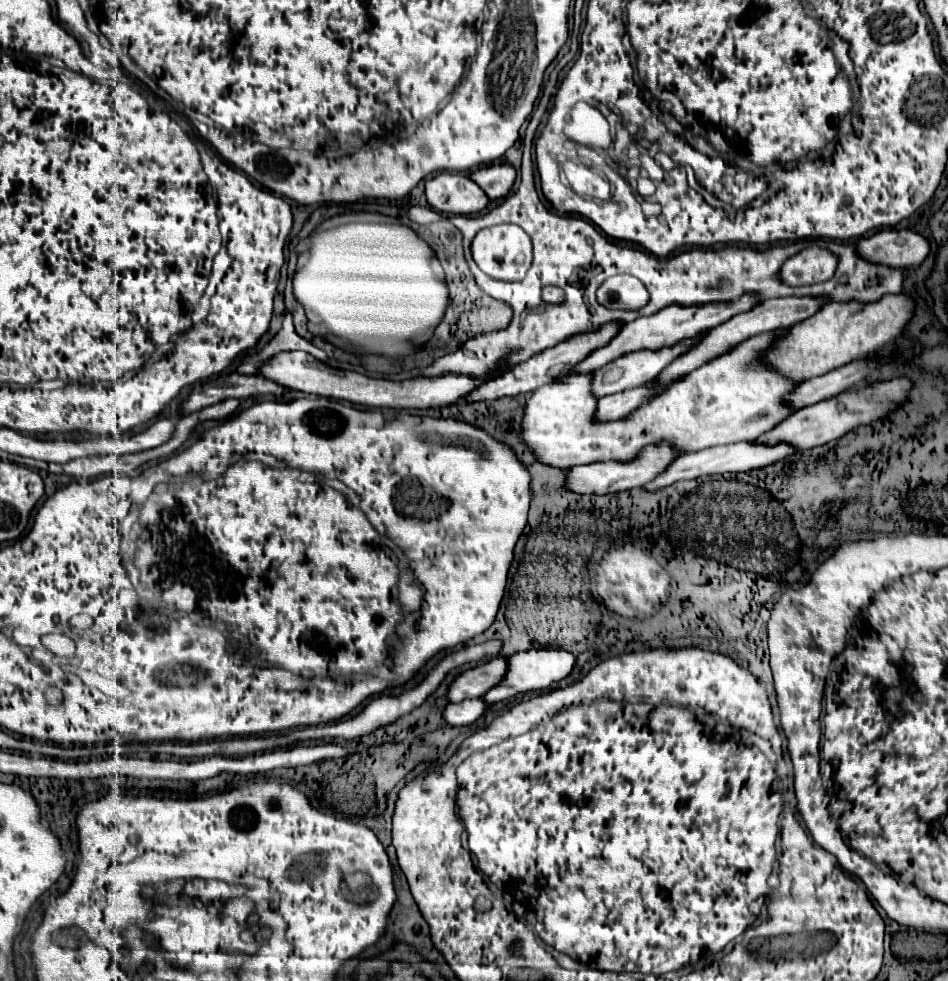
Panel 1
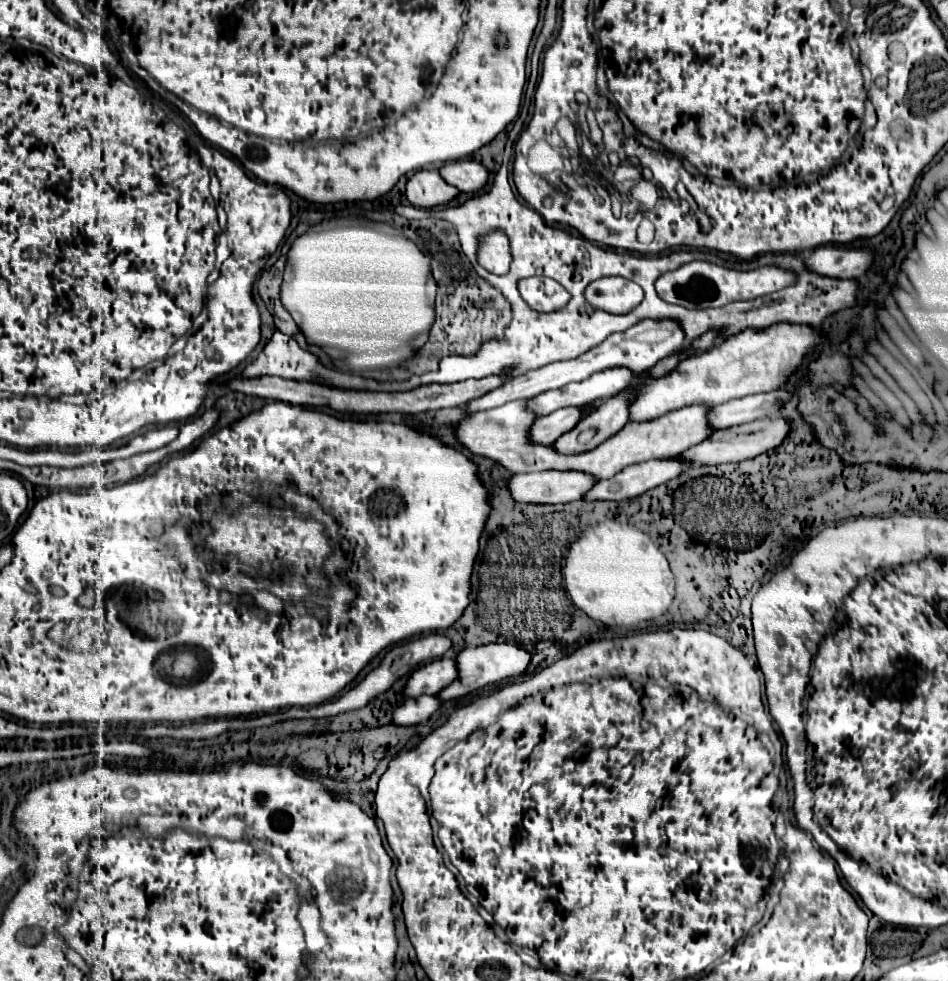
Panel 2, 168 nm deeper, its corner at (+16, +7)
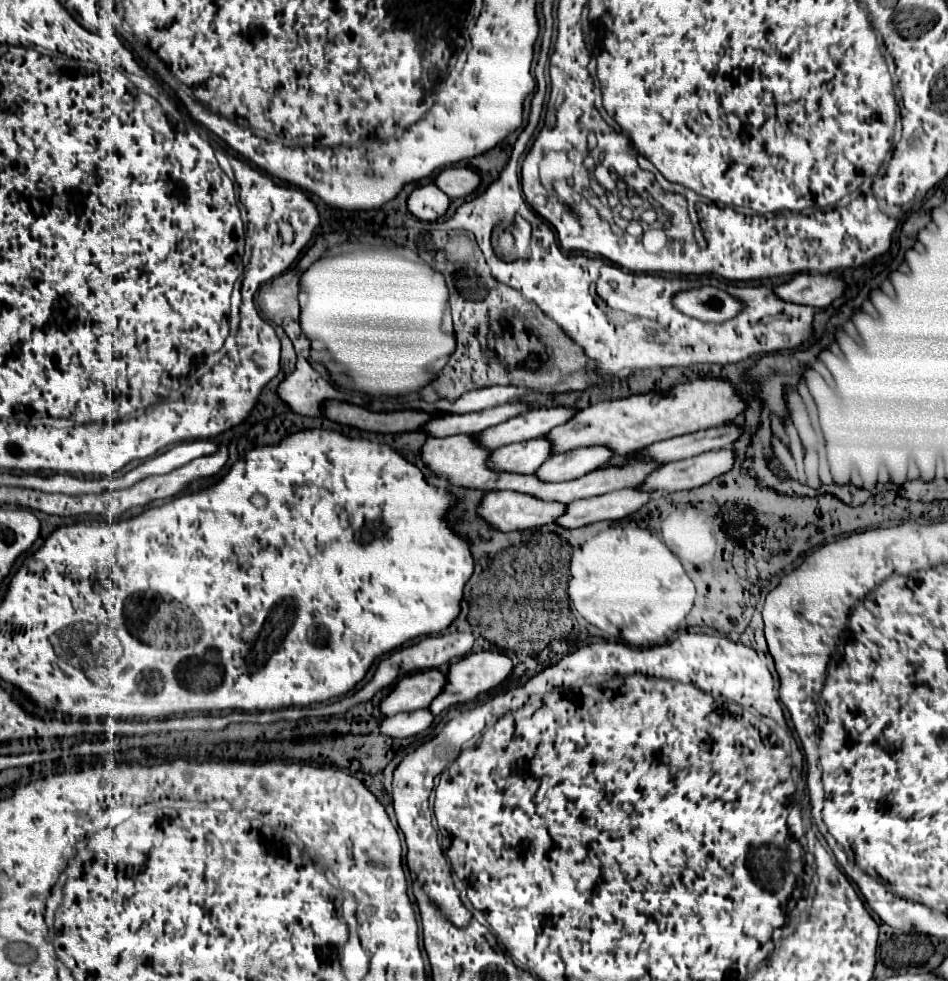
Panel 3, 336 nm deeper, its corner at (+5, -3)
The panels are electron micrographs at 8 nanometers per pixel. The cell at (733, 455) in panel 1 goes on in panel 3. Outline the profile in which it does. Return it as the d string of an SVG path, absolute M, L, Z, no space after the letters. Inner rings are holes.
M625 488L619 492L571 502L567 512L555 518L555 524L567 530L573 530L601 520L621 520L637 512L647 502L649 502L647 492L639 492L637 488Z

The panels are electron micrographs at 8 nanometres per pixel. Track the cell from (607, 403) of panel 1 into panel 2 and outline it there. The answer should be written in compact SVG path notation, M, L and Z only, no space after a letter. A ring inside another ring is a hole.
M580 406L580 408L564 408L564 410L556 410L548 416L542 416L534 422L532 430L530 430L530 438L538 444L552 444L556 442L562 434L566 434L568 430L572 430L584 416L590 414L590 406Z

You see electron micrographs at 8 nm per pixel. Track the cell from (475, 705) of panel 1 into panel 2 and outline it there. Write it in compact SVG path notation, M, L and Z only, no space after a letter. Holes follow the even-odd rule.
M420 696L420 698L406 698L400 708L394 710L394 722L400 726L414 726L420 722L428 722L430 716L440 710L442 700L438 696Z

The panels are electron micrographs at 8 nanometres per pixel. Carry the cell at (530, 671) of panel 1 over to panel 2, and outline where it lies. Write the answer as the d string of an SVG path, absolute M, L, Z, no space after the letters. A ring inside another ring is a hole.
M486 644L486 646L476 646L476 648L466 648L458 654L456 662L458 662L458 680L452 682L448 688L444 688L438 696L444 698L444 700L454 700L454 698L462 698L478 688L484 688L488 684L494 684L494 682L500 682L504 678L510 678L510 676L518 676L522 674L528 664L532 660L532 654L518 648L518 646L512 646L512 644Z

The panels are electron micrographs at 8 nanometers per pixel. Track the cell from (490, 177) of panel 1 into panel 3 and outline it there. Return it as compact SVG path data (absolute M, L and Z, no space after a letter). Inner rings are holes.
M449 166L443 168L435 180L439 190L443 190L449 198L461 198L471 194L479 186L479 176L465 166Z

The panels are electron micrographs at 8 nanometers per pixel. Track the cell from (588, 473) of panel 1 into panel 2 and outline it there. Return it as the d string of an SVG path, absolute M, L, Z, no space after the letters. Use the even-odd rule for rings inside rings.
M544 470L530 474L514 474L508 482L512 498L526 504L564 504L584 498L596 484L592 474L570 470Z

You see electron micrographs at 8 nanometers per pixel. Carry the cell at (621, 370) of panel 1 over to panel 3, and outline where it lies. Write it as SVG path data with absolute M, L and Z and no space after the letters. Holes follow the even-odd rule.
M551 408L551 410L527 410L503 424L491 426L473 438L487 450L497 450L513 442L525 442L547 434L551 428L565 424L575 414L573 408Z

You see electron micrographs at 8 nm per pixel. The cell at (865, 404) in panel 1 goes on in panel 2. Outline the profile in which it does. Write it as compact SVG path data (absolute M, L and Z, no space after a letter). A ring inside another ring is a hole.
M762 418L756 422L748 422L748 424L740 424L740 426L730 426L724 430L716 430L708 440L688 448L686 452L682 452L680 456L684 460L692 460L694 464L722 464L722 462L740 462L740 460L748 460L748 458L756 458L756 454L764 454L772 448L778 448L784 438L790 432L790 422L784 418Z

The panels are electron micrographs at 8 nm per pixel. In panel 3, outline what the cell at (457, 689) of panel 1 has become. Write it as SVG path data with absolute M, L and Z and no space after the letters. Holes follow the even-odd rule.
M423 670L405 676L381 700L379 710L383 716L393 716L399 712L429 708L431 700L443 690L443 686L445 686L445 674L441 670Z

